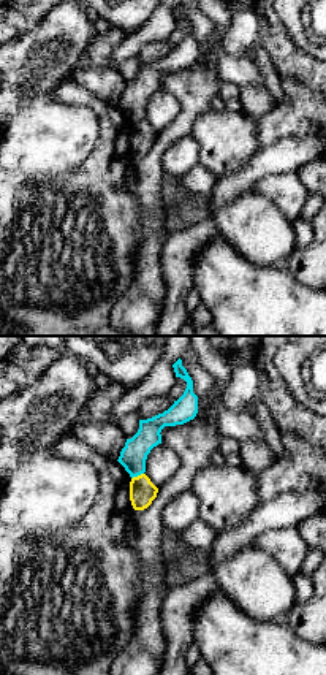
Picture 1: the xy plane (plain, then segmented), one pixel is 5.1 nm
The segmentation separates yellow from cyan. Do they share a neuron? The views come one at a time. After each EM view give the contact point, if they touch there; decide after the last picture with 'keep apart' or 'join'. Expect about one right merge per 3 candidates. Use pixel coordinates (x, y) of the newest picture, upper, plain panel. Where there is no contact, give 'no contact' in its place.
(138, 121)

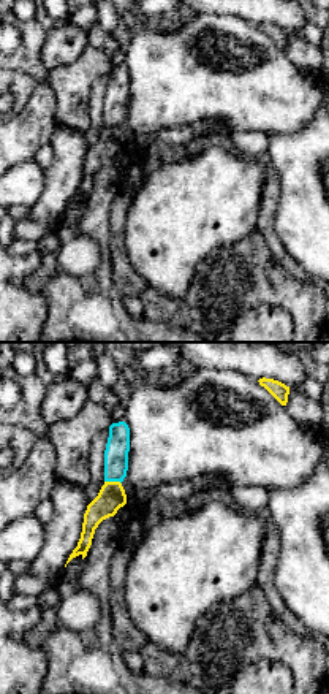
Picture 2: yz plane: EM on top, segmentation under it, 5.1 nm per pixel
(113, 127)

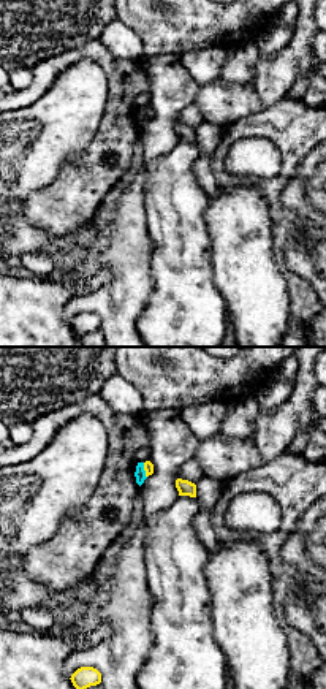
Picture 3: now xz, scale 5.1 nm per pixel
(144, 114)

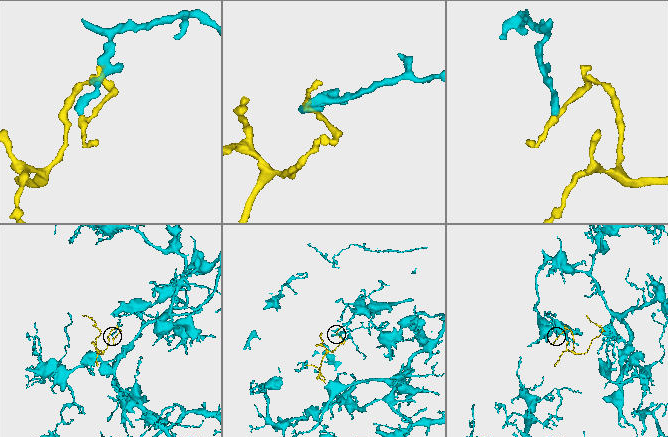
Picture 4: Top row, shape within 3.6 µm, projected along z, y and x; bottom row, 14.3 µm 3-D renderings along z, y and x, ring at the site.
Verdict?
keep apart

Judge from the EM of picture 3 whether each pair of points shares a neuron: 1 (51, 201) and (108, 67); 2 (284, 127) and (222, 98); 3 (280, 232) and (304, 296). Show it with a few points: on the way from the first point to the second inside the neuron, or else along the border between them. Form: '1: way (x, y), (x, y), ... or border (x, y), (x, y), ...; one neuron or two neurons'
1: way (84, 170), (116, 138), (119, 100); one neuron
2: border (263, 110), (227, 125); two neurons
3: way (279, 247), (279, 258), (293, 281); one neuron

